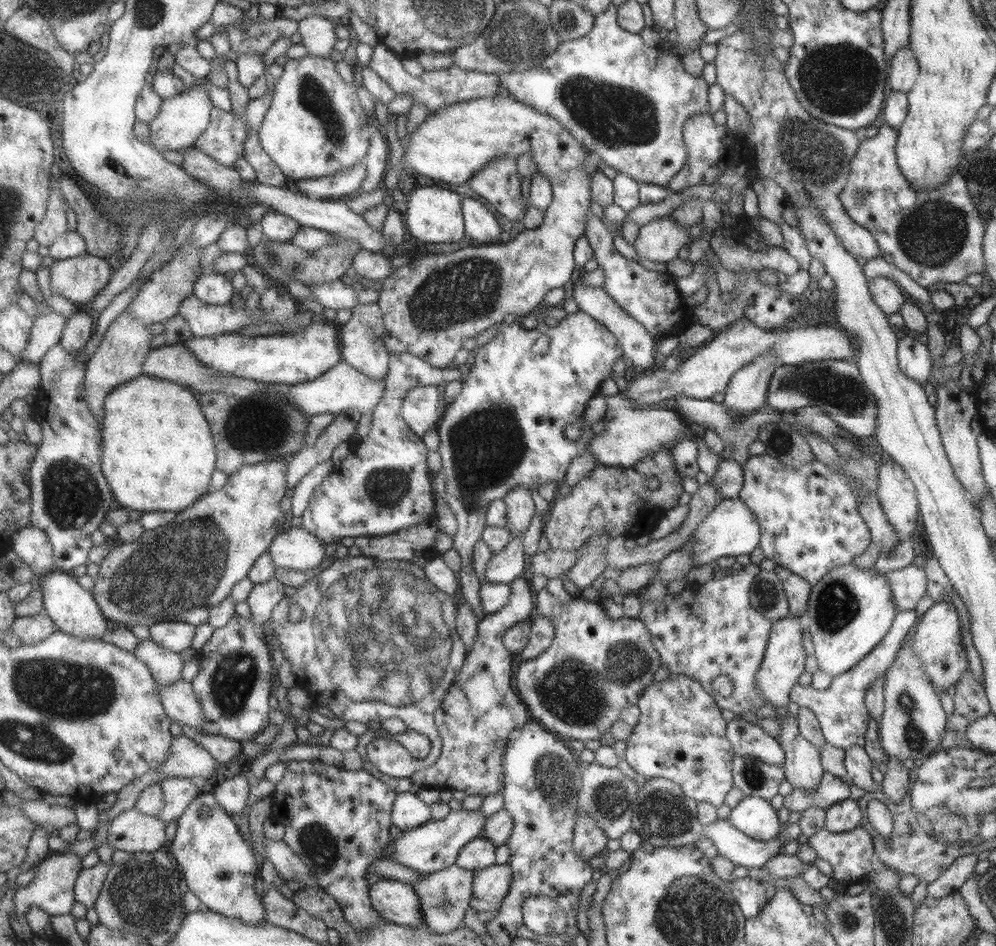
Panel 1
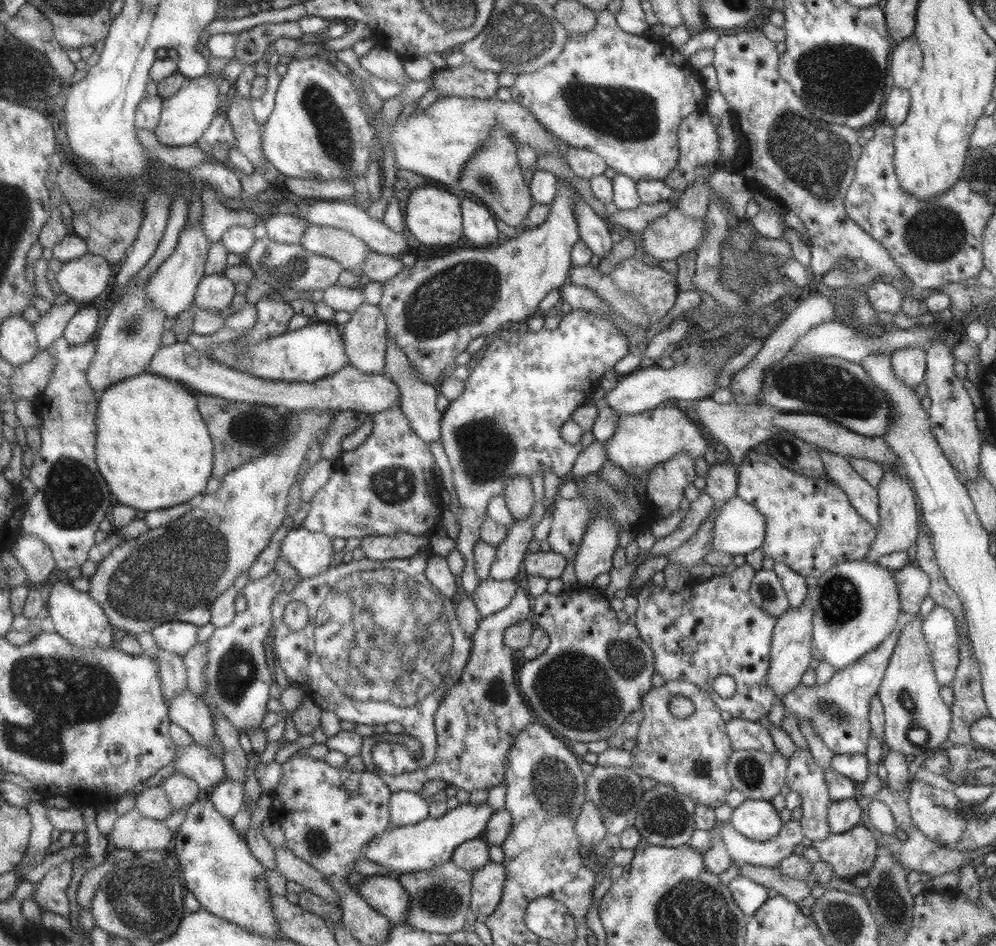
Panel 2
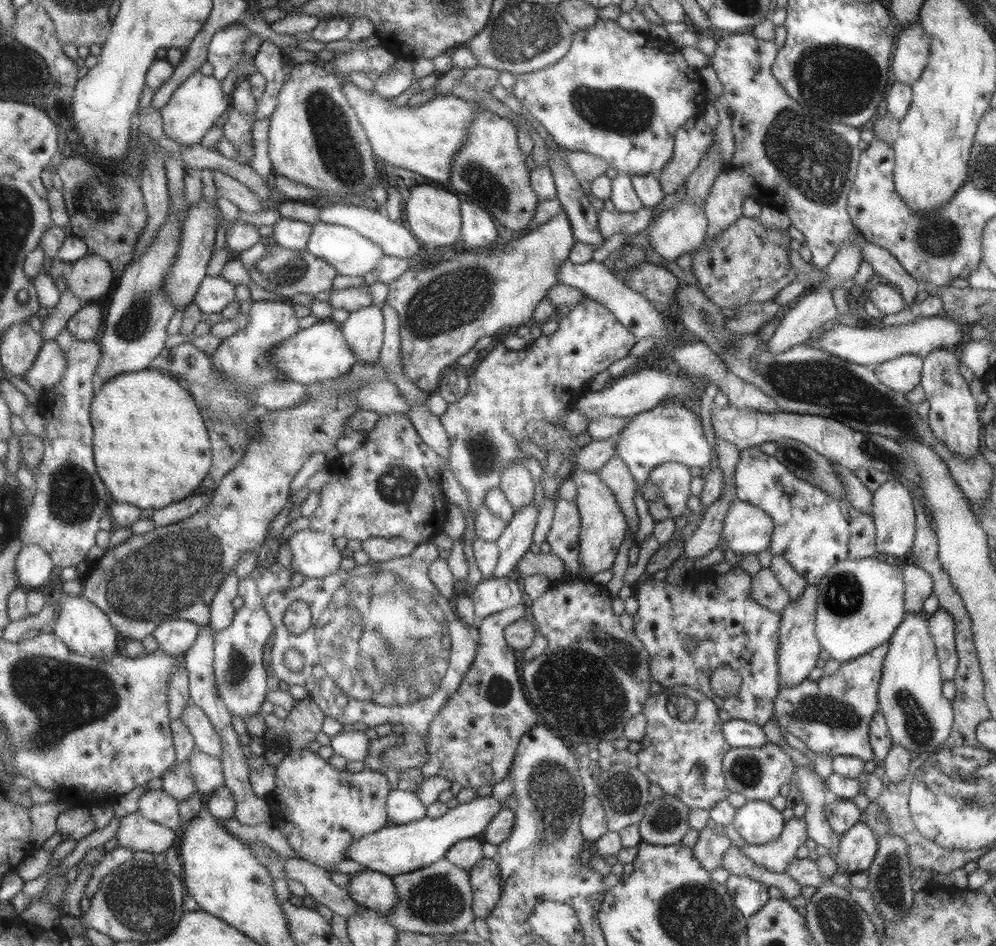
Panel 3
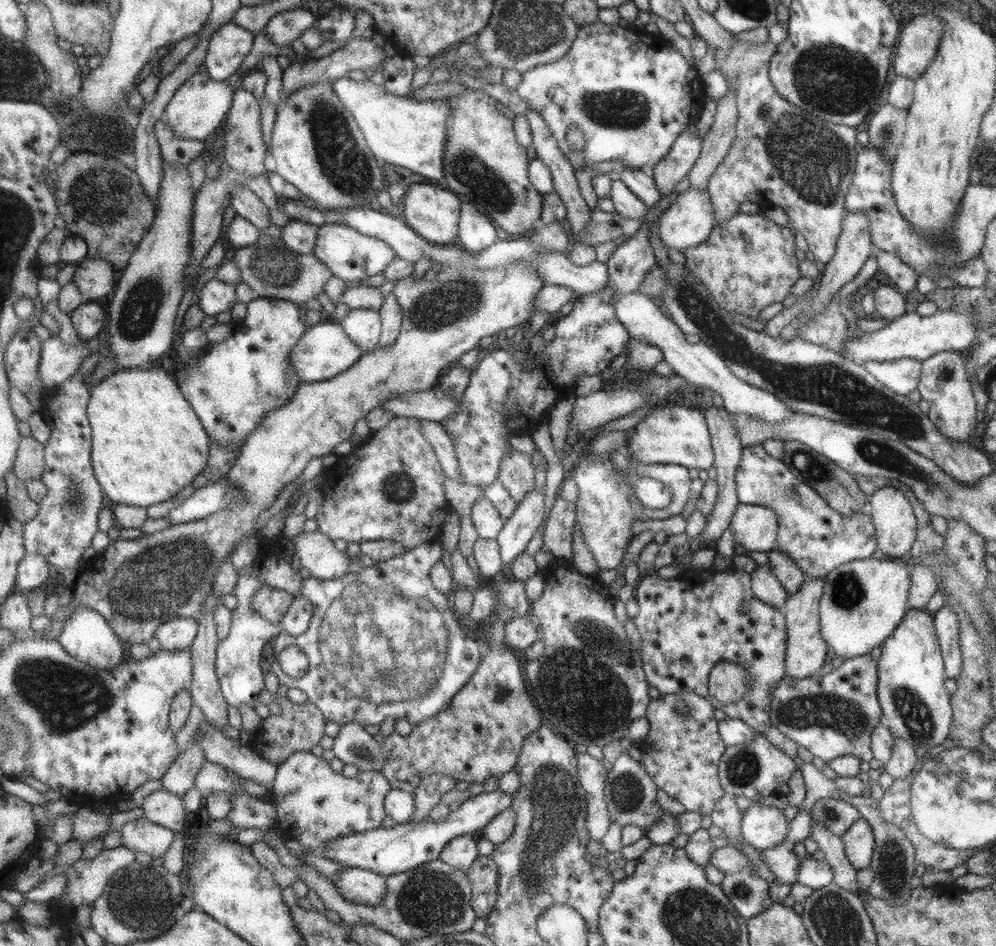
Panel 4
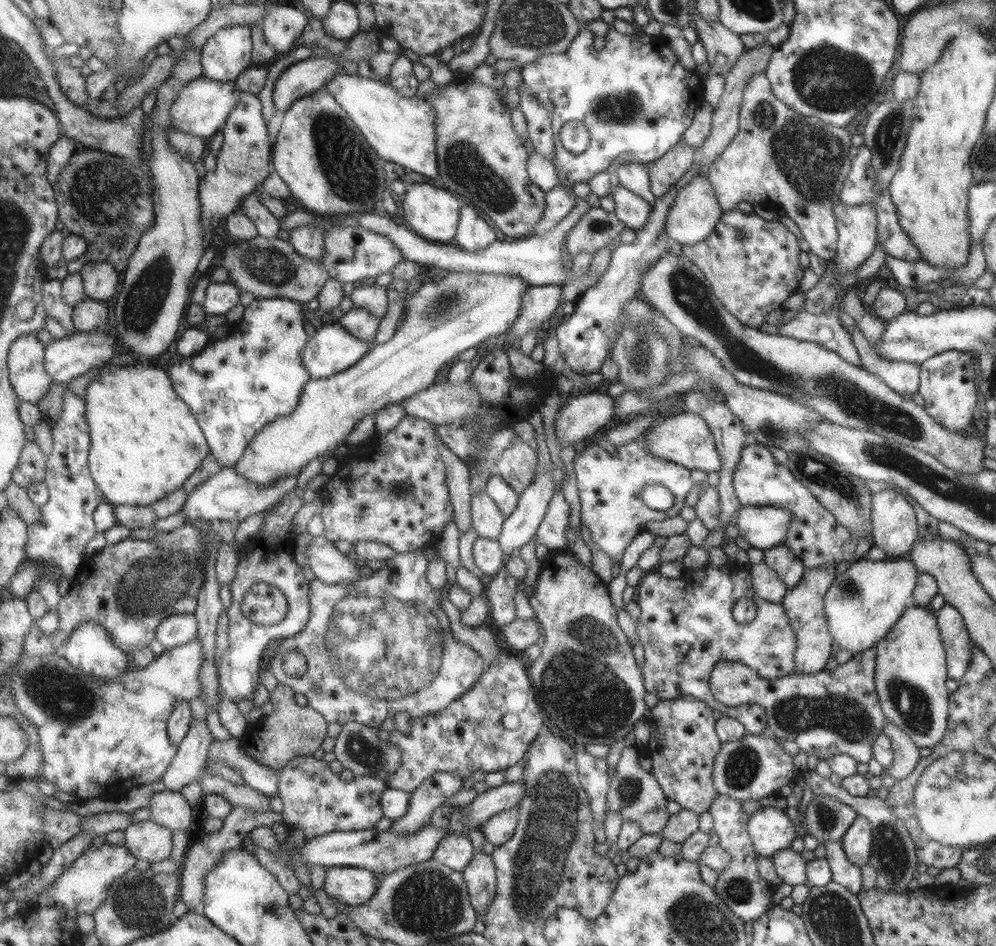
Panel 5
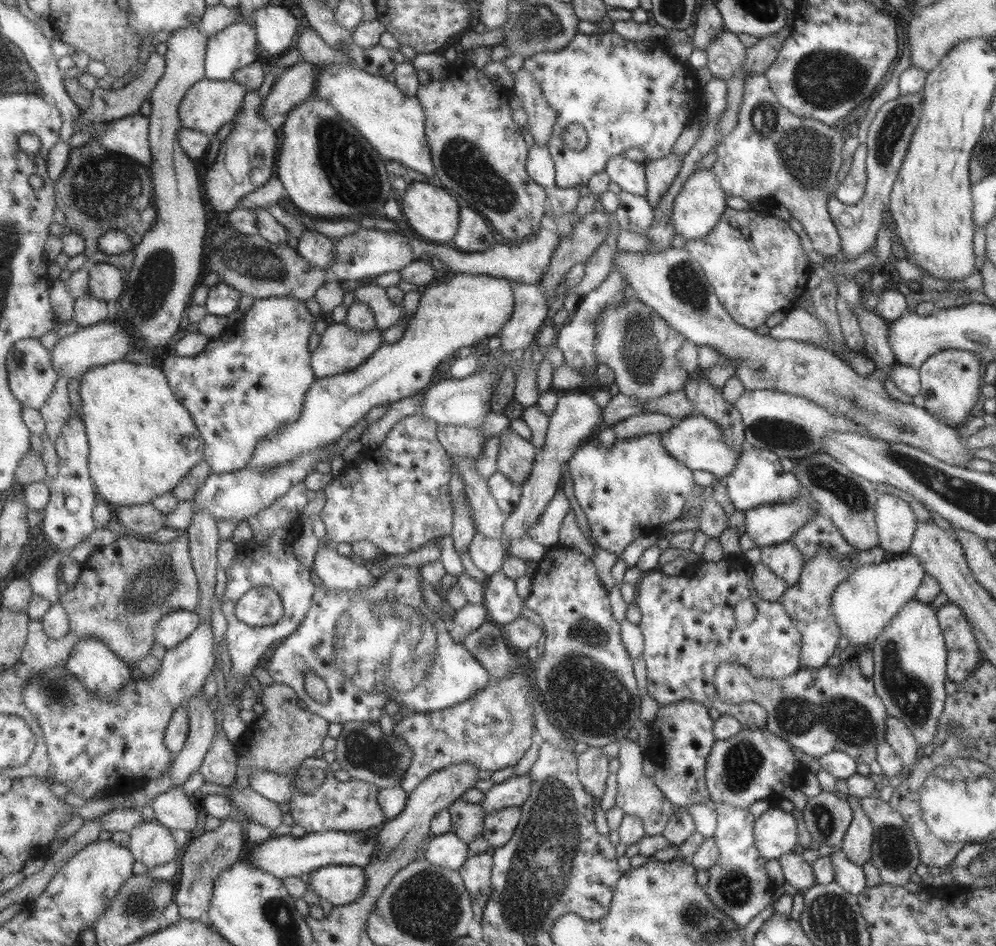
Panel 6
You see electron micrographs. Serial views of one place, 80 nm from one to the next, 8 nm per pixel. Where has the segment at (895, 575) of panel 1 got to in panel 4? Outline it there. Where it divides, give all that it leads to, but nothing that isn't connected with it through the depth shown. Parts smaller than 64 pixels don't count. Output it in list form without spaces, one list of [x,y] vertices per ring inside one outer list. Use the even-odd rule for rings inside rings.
[[[910,563],[909,580],[908,606],[923,611],[927,600],[937,590],[937,578],[924,564]]]

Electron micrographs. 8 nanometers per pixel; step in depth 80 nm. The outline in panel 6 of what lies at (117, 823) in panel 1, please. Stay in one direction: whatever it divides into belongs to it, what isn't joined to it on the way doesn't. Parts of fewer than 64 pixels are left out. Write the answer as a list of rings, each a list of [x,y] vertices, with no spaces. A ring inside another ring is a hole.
[[[145,820],[130,835],[128,847],[132,850],[135,861],[146,865],[149,871],[178,861],[181,857],[180,844],[173,830],[159,822]]]

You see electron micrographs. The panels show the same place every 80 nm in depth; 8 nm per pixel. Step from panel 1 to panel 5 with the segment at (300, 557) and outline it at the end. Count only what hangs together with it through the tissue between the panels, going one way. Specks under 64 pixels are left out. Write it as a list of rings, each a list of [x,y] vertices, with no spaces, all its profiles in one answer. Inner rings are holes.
[[[324,536],[313,537],[310,541],[306,563],[315,579],[319,579],[323,584],[347,584],[360,578],[359,563],[337,551]]]

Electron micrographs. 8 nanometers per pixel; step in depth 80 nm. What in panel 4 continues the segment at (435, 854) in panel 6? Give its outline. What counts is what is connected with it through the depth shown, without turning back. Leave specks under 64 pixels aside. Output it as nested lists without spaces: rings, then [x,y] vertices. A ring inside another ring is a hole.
[[[461,835],[449,840],[439,851],[438,860],[445,862],[453,869],[467,872],[477,858],[476,842],[471,835]]]

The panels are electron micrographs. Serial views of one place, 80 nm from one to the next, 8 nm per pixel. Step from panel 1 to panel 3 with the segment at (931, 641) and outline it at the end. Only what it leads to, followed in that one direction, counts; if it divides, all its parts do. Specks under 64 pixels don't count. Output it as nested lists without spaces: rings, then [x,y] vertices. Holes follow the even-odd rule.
[[[941,608],[927,615],[927,617],[929,632],[939,659],[939,674],[941,674],[942,680],[952,680],[958,664],[954,643],[953,617]]]

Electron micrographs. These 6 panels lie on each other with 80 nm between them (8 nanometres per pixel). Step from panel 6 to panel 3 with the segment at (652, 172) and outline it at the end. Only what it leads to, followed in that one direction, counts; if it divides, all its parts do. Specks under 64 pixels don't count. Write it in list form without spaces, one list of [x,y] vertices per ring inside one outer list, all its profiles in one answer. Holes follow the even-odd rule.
[[[701,113],[678,128],[674,134],[672,158],[659,169],[657,178],[665,195],[675,193],[685,184],[687,175],[702,159],[712,138],[713,129],[703,121]]]

